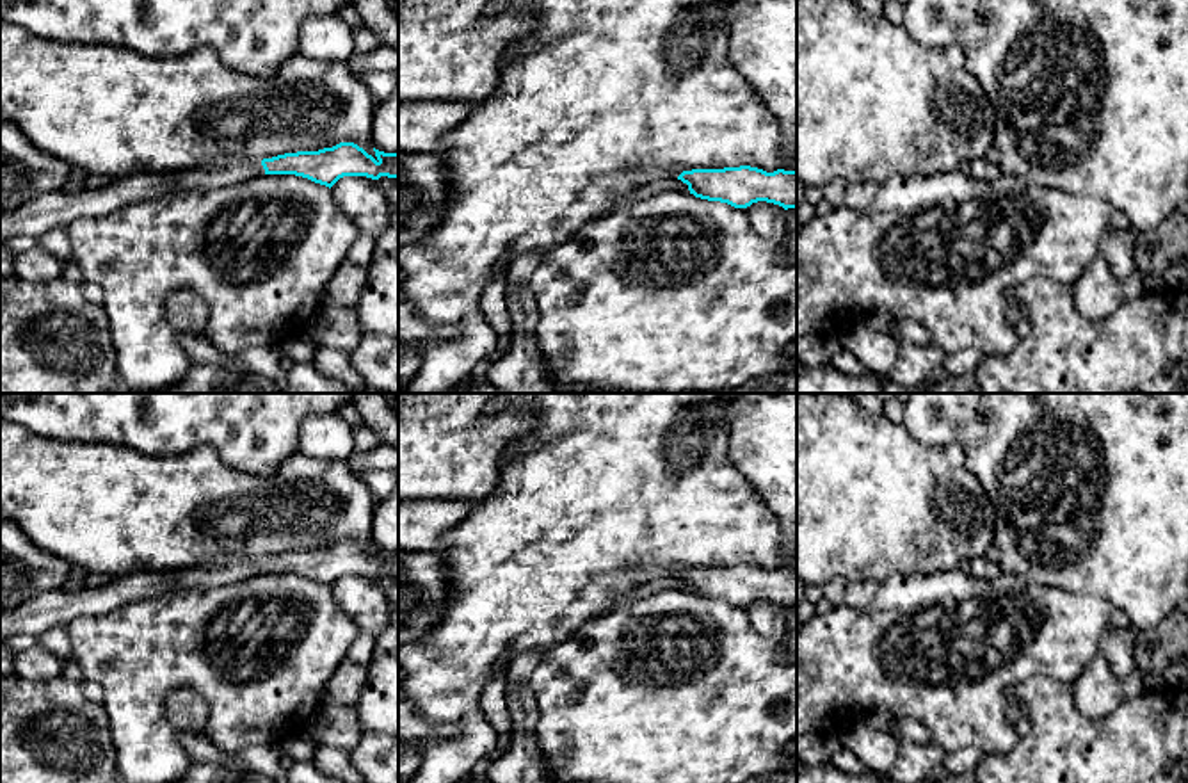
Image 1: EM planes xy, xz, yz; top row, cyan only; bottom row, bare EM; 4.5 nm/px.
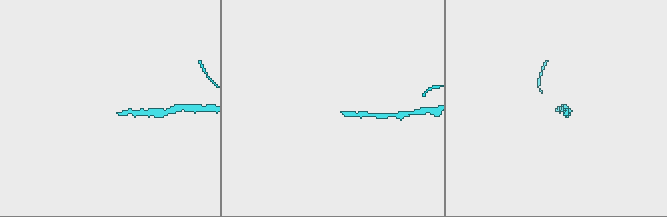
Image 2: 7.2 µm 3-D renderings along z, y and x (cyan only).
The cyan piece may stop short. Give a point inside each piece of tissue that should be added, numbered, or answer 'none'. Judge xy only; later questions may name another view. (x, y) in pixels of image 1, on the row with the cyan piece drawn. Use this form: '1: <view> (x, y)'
1: xy (57, 209)

